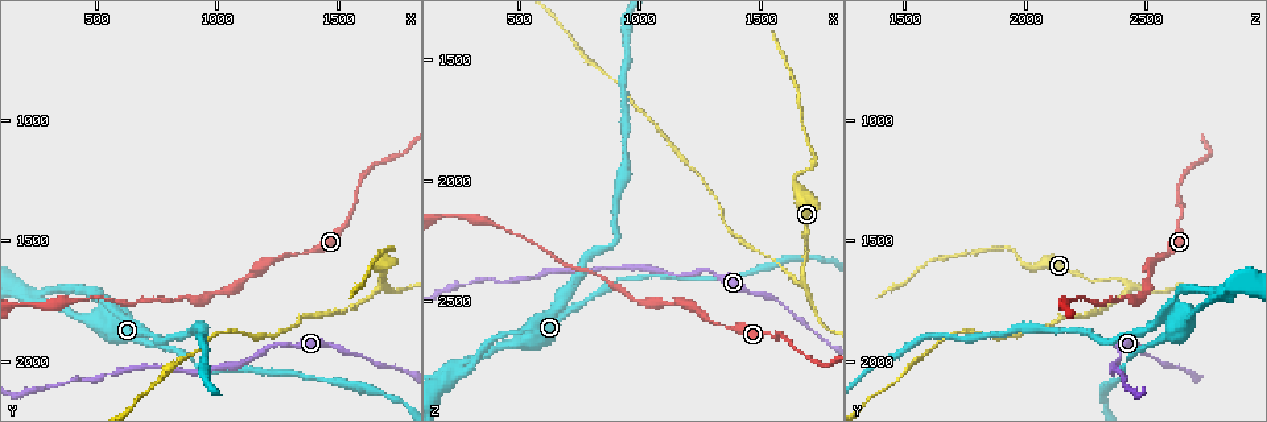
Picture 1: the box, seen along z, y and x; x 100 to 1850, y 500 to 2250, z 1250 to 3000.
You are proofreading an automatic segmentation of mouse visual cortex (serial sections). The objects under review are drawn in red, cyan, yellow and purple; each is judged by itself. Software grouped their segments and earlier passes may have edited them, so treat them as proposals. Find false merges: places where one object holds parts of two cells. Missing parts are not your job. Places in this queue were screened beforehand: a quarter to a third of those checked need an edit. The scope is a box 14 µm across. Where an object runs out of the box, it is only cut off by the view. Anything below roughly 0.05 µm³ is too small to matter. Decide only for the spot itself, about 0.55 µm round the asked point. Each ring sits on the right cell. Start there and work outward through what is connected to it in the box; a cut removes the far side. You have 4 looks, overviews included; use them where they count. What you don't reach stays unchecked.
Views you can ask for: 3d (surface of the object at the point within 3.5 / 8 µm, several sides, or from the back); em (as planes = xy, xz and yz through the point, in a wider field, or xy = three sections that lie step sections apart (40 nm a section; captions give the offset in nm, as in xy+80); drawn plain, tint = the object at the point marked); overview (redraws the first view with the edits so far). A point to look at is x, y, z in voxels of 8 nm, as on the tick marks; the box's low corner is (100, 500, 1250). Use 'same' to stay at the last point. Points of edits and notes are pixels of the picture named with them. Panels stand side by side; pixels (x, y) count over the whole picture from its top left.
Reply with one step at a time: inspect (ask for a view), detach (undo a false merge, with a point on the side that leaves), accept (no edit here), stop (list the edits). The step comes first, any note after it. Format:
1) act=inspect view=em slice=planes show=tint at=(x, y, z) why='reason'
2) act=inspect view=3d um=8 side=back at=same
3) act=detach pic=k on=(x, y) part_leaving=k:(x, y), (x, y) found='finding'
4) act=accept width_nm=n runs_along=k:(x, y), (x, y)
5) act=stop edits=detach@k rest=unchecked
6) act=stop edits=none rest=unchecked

act=inspect view=3d um=3.5 at=(1690, 1680, 2420) why='abrupt turn'

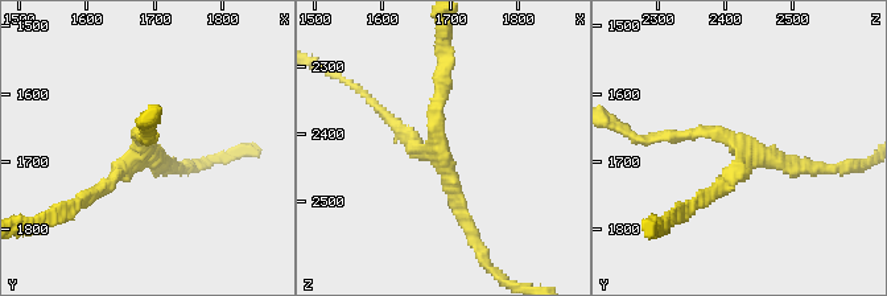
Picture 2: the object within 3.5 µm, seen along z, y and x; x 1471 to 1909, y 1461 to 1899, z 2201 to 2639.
act=inspect view=em slice=xy step=3 show=tint at=(1680, 1680, 2415) arms=3 arm_widths_nm=150,150,150 why='shape alone is not enough'

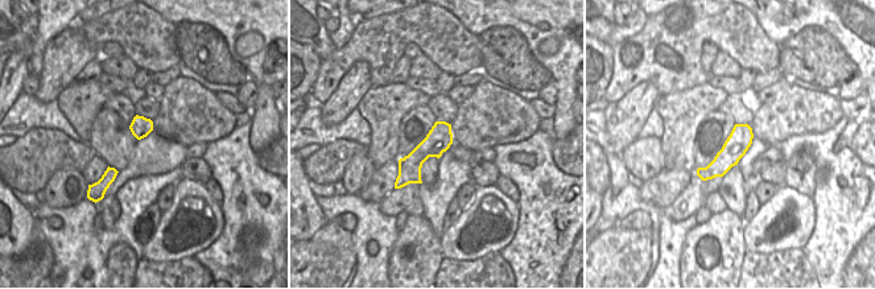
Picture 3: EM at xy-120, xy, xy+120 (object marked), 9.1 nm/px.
act=accept runs_along=2:(149, 135), (89, 196) found='continuous, no second cell'

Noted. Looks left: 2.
act=inspect view=3d um=3.5 at=(1740, 1540, 1930) why='sharp bend'

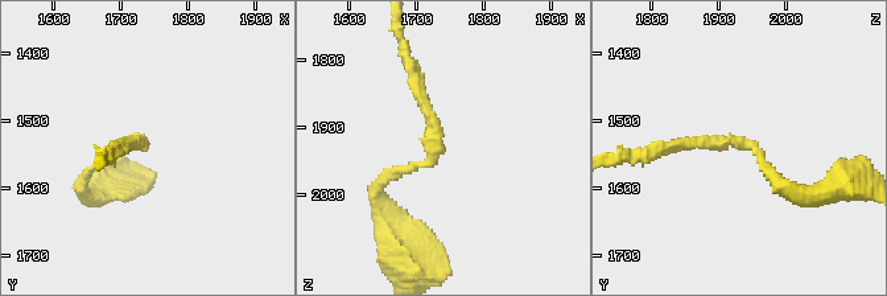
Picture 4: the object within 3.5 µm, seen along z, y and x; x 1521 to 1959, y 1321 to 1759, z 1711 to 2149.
act=inspect view=em slice=xy step=2 show=tint at=(1730, 1530, 1925) why='shape alone is not enough'

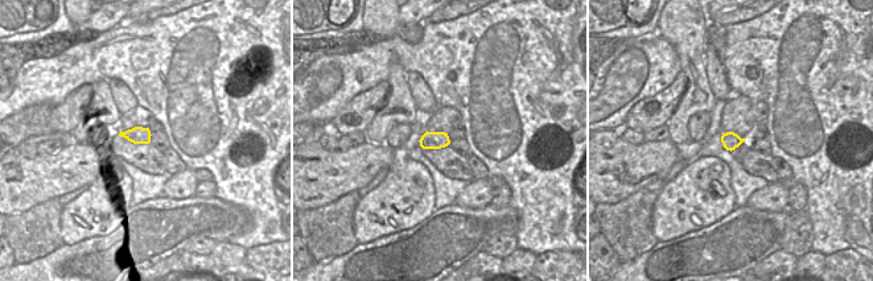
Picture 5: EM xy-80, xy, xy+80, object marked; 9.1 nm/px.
act=accept arm_widths_nm=150,150 runs_along=4:(782, 185), (737, 140), (656, 148) found='continuous, no second cell'

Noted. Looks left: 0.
act=stop edits=none rest=unchecked

